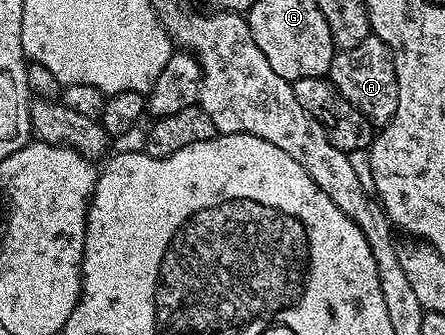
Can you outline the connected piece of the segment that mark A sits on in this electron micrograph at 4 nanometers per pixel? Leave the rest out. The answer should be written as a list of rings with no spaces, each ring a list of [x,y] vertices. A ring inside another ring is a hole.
[[[370,33],[360,45],[355,45],[355,49],[337,51],[327,77],[335,85],[335,89],[339,89],[342,97],[355,105],[355,109],[359,109],[359,113],[363,113],[363,117],[367,117],[374,128],[380,129],[391,121],[399,89],[395,81],[393,54],[380,37]]]

